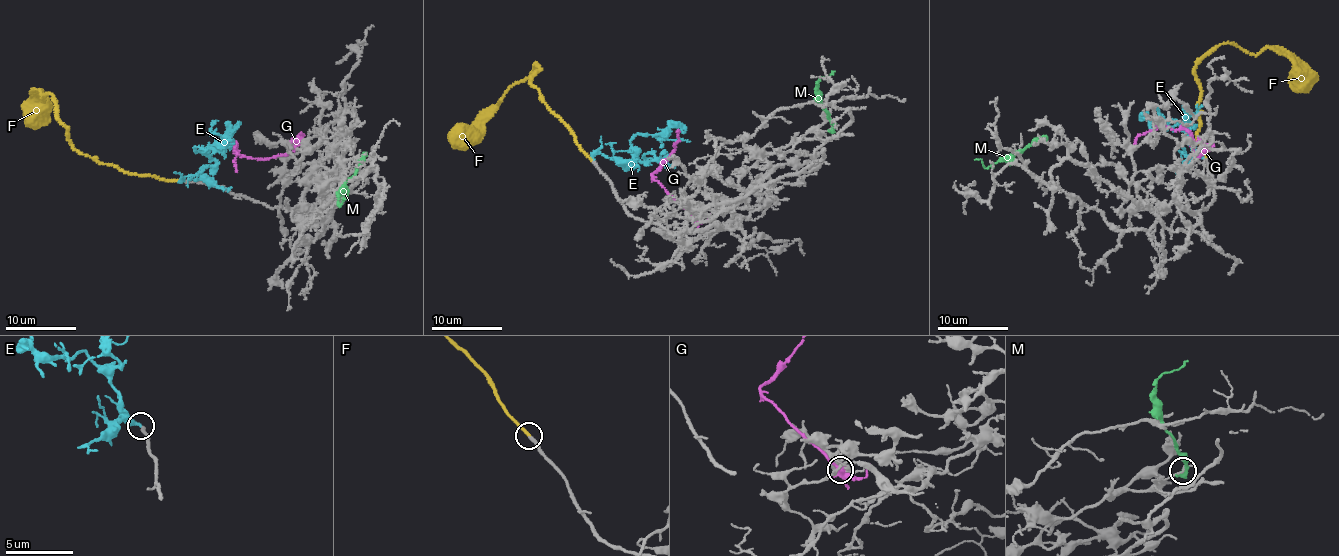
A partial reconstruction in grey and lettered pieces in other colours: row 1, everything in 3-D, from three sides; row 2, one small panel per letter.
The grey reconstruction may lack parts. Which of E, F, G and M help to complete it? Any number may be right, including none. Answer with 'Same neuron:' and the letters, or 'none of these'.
Same neuron: F

